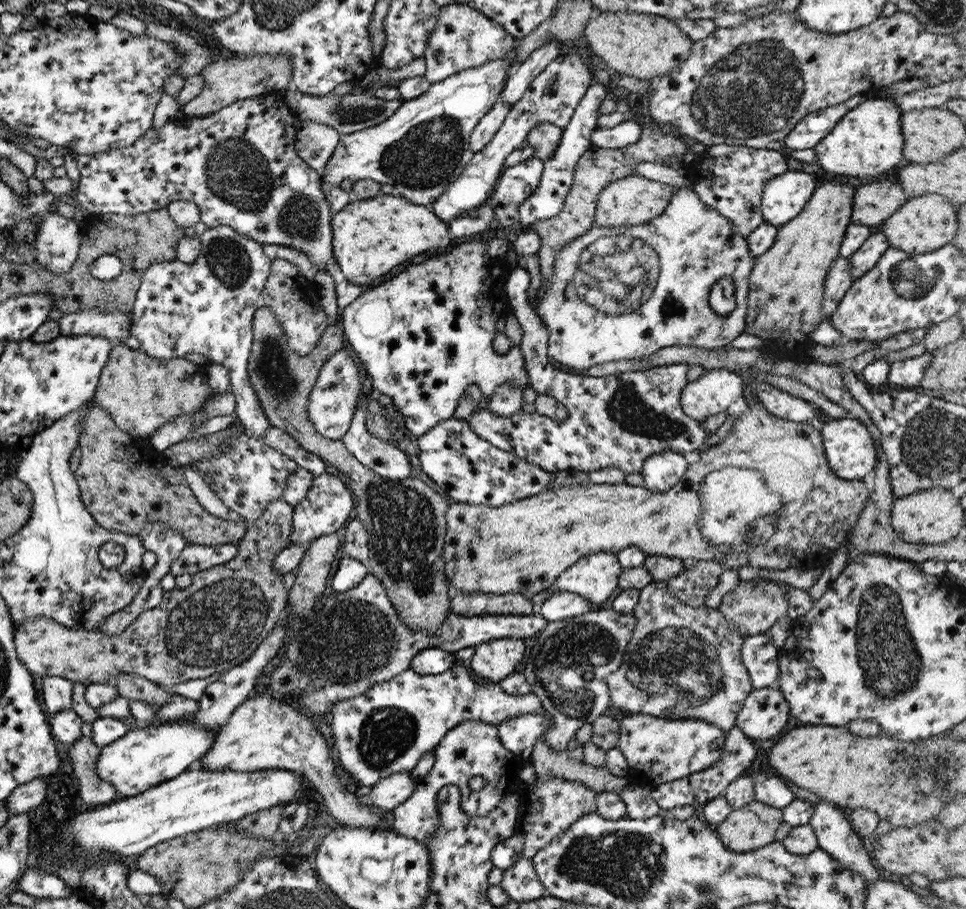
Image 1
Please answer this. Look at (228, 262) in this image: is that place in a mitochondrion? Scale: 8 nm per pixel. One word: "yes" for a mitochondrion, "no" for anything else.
yes

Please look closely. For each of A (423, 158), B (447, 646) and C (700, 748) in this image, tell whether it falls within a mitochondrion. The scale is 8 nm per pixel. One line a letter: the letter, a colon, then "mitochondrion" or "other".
A: mitochondrion
B: other
C: other

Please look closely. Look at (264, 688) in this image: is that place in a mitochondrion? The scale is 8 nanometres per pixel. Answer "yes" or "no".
no

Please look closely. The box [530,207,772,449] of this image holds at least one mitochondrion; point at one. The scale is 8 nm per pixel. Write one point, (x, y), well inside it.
(612, 265)

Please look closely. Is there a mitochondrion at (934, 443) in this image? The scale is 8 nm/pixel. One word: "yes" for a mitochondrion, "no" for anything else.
yes

